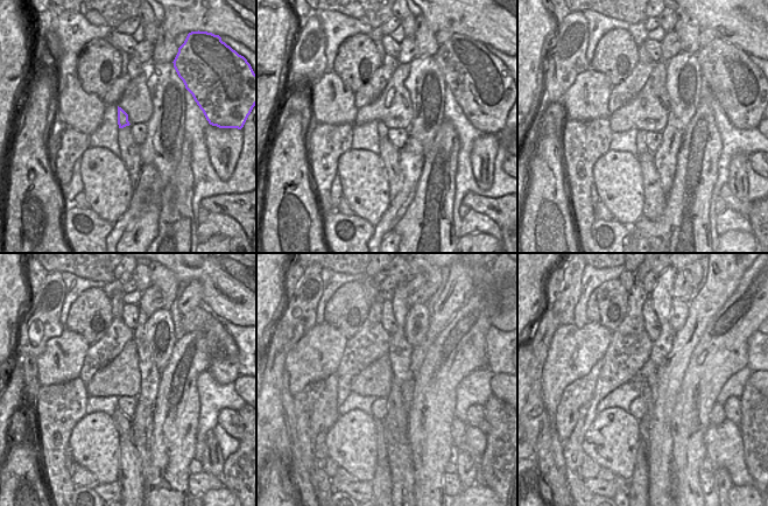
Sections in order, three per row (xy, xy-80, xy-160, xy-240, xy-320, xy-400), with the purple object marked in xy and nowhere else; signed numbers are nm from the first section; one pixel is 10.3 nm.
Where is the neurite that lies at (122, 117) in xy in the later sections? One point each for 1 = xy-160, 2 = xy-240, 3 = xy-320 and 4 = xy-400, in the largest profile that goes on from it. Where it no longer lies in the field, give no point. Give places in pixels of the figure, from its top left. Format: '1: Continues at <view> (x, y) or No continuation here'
1: Continues at xy-160 (643, 154)
2: Continues at xy-240 (122, 422)
3: Continues at xy-320 (381, 454)
4: Continues at xy-400 (639, 485).

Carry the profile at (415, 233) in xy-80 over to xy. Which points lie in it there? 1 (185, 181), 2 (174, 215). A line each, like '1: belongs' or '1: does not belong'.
1: belongs
2: belongs

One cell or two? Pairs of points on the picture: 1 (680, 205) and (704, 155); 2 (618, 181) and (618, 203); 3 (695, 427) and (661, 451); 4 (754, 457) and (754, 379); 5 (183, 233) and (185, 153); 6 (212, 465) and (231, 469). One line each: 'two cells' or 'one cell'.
1: one cell
2: one cell
3: two cells
4: two cells
5: one cell
6: two cells

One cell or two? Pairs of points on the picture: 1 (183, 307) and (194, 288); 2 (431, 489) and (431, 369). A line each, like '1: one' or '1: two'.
1: one
2: one

